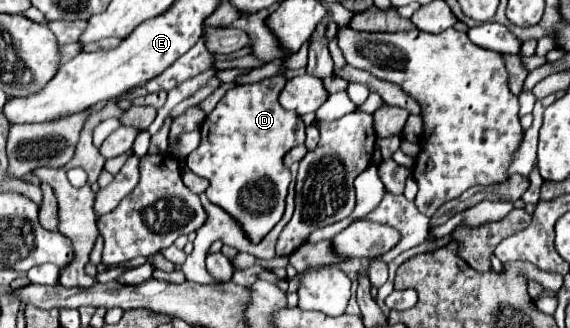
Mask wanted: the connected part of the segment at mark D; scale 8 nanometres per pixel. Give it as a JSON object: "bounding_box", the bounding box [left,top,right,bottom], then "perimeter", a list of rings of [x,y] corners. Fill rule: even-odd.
{"bounding_box":[187,75,305,243],"perimeter":[[[275,75],[227,91],[201,125],[201,145],[187,157],[187,167],[211,183],[205,191],[207,197],[233,215],[253,243],[261,241],[281,219],[291,183],[291,173],[283,165],[283,157],[295,145],[305,143],[301,117],[283,109],[277,101],[285,83],[283,75]]]}

